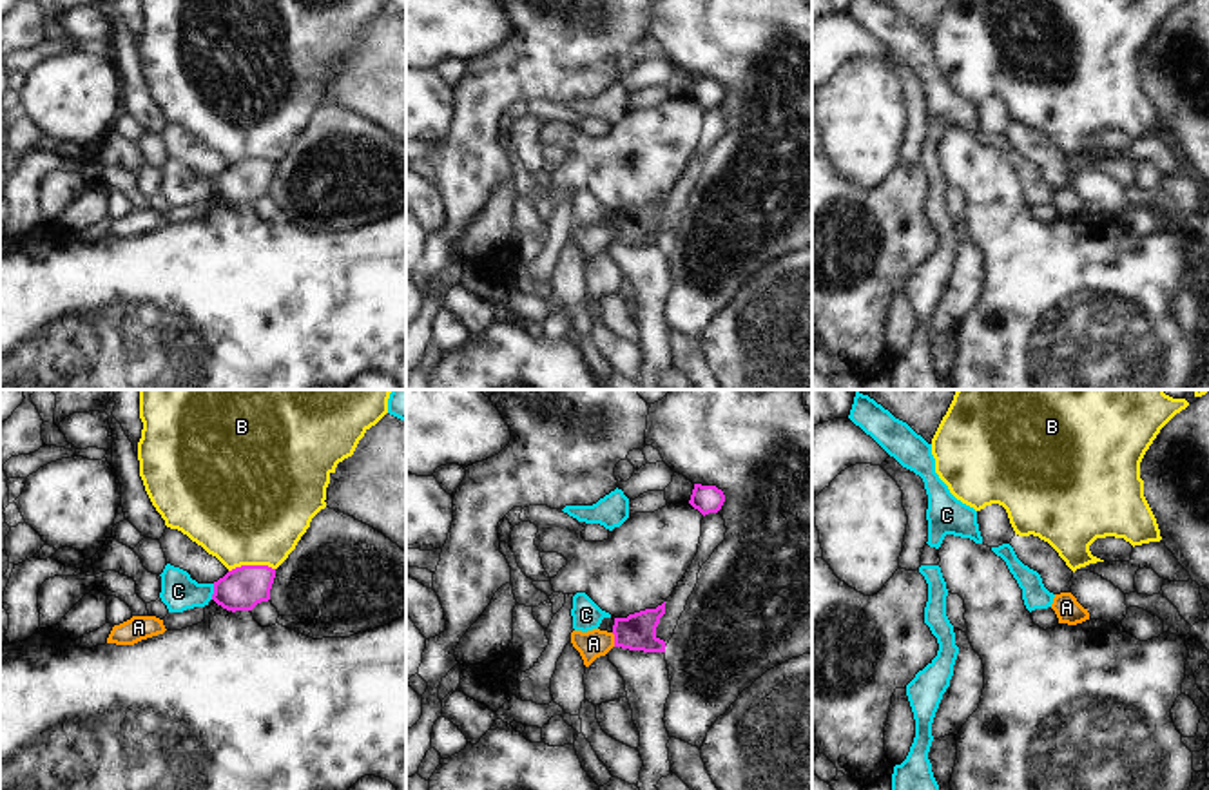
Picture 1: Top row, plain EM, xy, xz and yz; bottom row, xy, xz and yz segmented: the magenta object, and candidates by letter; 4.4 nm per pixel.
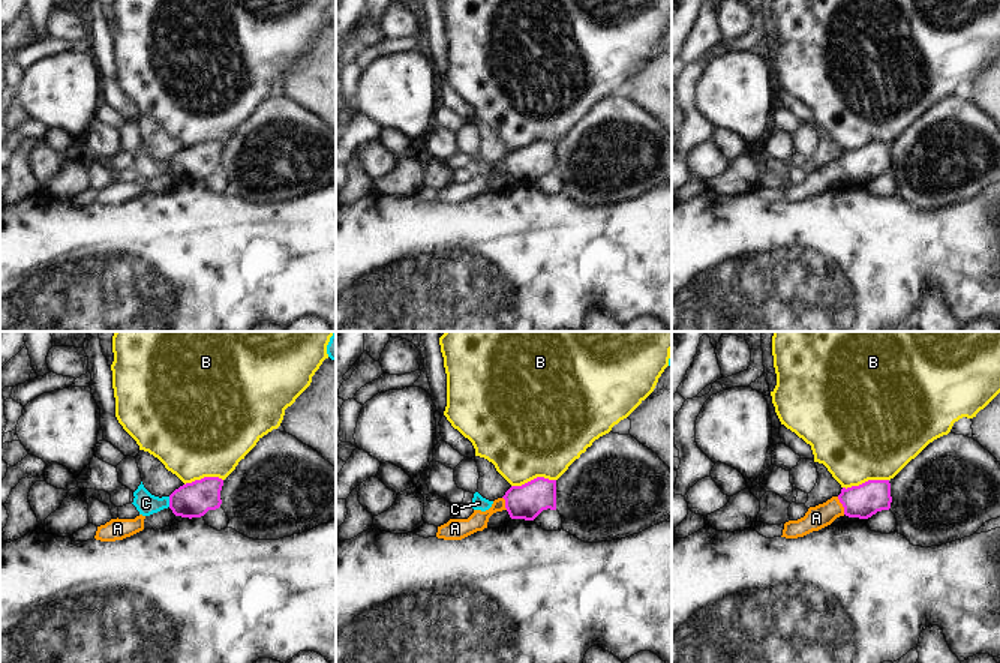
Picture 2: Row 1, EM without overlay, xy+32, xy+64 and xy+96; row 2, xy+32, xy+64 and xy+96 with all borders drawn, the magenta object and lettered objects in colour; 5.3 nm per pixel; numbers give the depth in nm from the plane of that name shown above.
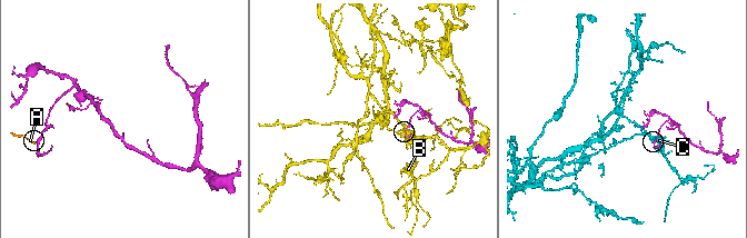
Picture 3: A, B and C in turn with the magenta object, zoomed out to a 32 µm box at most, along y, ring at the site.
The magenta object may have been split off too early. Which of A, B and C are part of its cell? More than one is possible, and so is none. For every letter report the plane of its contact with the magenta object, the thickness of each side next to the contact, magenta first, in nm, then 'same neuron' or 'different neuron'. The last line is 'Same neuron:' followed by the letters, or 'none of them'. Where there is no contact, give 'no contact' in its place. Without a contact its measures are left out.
A: meets magenta in xz; 160 nm thick on the magenta side, 130 nm on the other; same neuron
B: meets magenta in xy; 190 nm thick on the magenta side, 500 nm on the other; different neuron
C: meets magenta in xy; 190 nm thick on the magenta side, 160 nm on the other; different neuron
Same neuron: A

